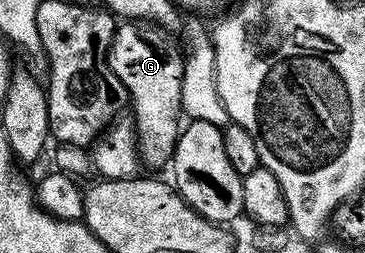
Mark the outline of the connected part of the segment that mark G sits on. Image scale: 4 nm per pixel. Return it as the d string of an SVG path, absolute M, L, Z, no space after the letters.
M144 21L118 22L109 46L108 60L111 73L123 81L129 103L133 107L135 146L142 164L164 168L173 158L179 124L183 119L181 90L185 59L183 51L168 39L166 32L155 23Z

